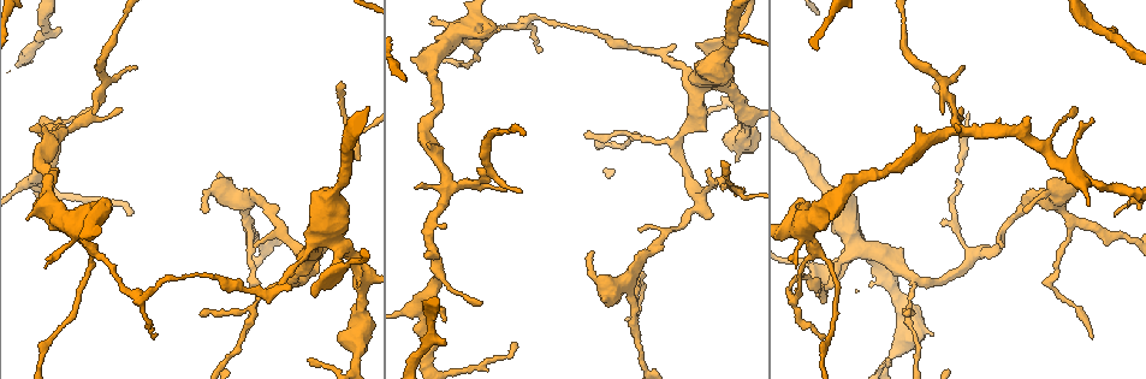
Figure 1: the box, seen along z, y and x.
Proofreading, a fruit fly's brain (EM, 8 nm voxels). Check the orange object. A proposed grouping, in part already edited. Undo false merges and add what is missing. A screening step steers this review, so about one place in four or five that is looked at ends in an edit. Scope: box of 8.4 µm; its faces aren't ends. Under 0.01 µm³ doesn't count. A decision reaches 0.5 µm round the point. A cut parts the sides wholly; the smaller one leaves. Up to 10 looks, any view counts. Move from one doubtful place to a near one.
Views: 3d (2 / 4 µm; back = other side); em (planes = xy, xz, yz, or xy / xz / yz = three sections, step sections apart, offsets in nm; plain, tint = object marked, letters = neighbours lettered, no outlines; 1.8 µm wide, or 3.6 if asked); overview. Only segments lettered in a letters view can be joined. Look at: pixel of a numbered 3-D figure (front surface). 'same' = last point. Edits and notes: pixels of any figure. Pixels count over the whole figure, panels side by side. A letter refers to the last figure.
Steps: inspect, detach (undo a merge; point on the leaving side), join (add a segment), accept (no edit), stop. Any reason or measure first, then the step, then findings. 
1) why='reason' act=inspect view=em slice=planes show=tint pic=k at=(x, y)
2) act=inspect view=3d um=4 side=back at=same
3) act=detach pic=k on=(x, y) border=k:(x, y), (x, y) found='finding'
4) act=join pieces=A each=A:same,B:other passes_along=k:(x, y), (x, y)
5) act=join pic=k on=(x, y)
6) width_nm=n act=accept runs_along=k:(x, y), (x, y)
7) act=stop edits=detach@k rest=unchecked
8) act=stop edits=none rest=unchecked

act=inspect view=em slice=planes show=plain pic=1 at=(1077, 176)

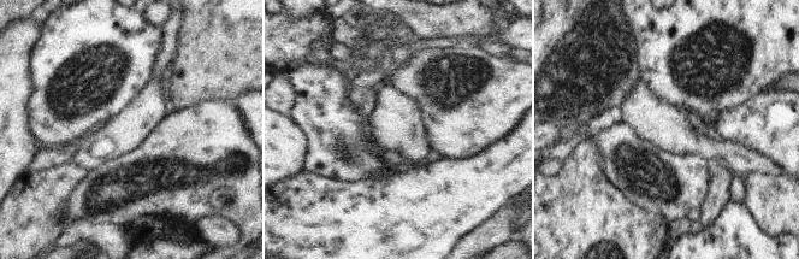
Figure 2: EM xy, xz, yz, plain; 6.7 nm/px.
act=inspect view=em slice=planes show=letters at=same

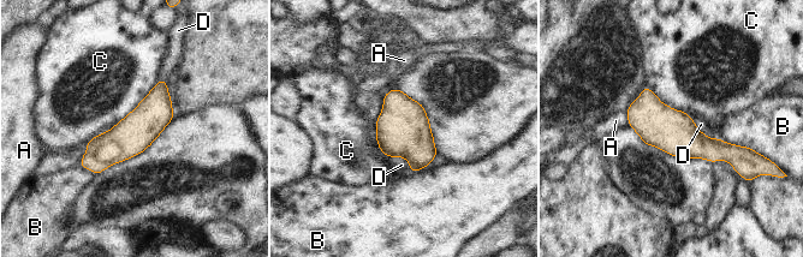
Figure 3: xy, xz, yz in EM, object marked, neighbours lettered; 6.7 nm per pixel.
width_nm=240 act=accept each=A:other,B:other,C:other,D:other border=3:(159, 81), (134, 109), (85, 143) found='continuous, no second neuron'

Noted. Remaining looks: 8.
why='thick turns thin' act=inspect view=em slice=xy step=4 show=tint pic=1 at=(739, 191)

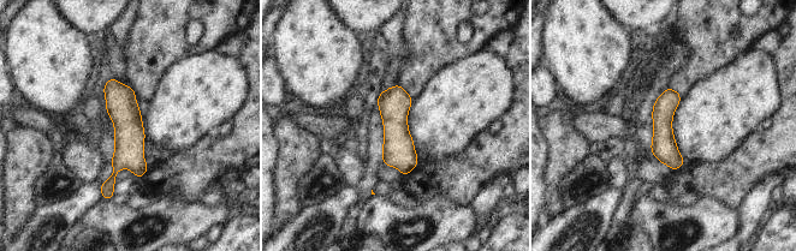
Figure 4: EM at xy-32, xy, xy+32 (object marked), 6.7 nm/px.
why='what lies round it' act=inspect view=em slice=xy step=4 show=letters at=same

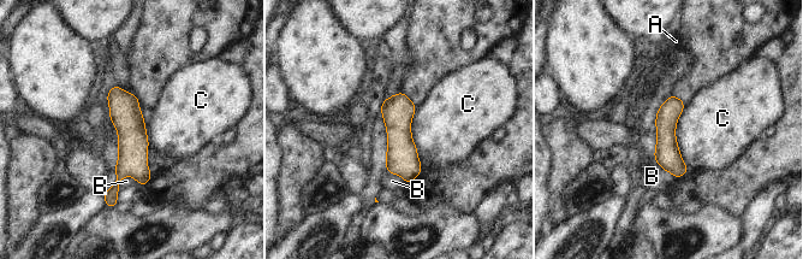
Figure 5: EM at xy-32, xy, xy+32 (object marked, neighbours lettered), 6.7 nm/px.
longest_contact=C:460nm act=accept each=A:other,B:other,C:other border=5:(684, 104), (676, 142), (689, 171) found='continuous, no second neuron'

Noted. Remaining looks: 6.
why='thin arm on a thick one' act=inspect view=3d um=4 pic=1 at=(332, 261)

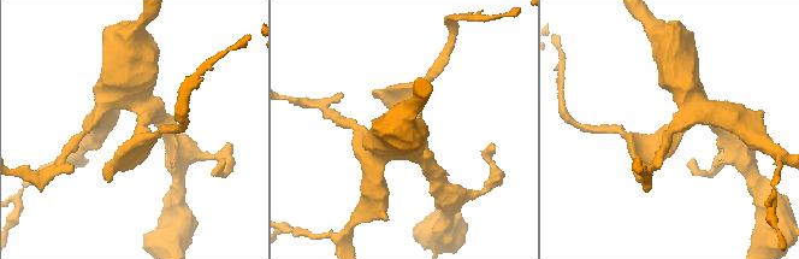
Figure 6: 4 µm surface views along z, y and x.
arms=3 act=inspect view=em slice=yz step=8 show=tint pic=6 at=(140, 129)

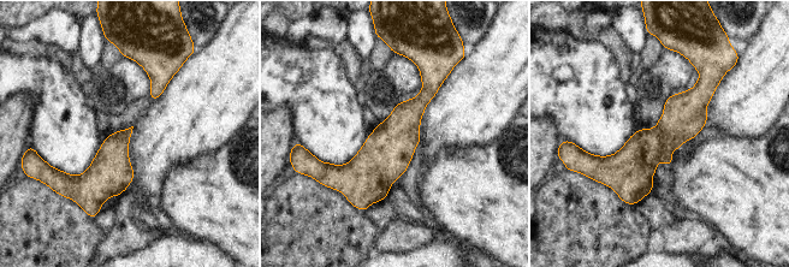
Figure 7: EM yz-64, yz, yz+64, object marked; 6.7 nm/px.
act=inspect view=em slice=yz step=8 show=letters at=same

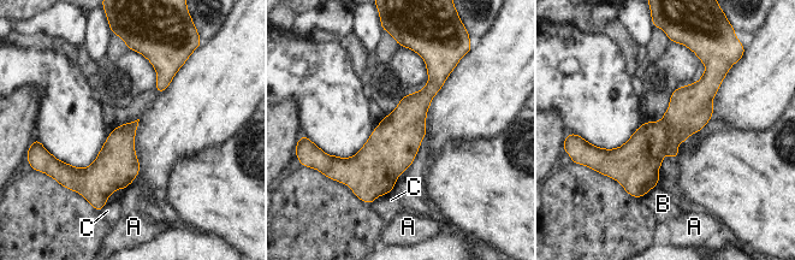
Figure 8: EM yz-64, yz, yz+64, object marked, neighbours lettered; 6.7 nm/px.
act=accept each=A:other,B:other,C:other runs_along=8:(438, 66), (433, 87), (363, 189) found='one neuron here'

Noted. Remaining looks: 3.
why='a narrow waist' act=inspect view=3d um=4 pic=1 at=(821, 363)

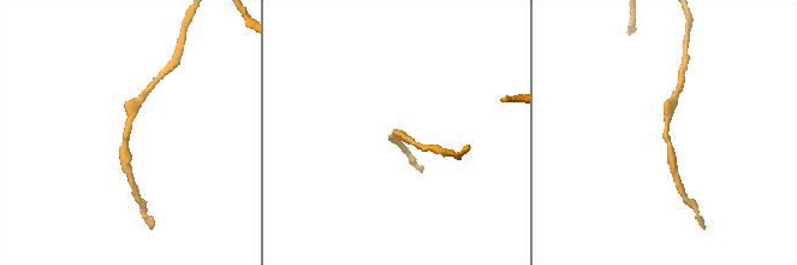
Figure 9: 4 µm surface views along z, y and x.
act=inspect view=em slice=planes show=letters pic=9 at=(668, 128)

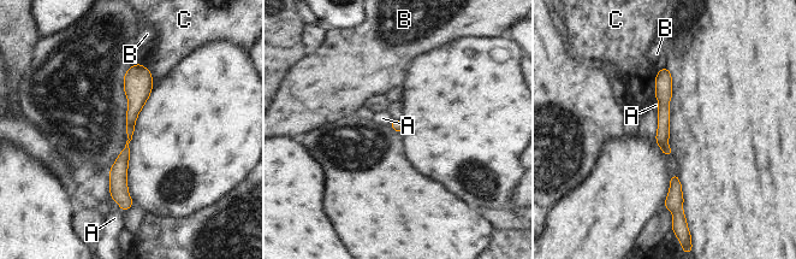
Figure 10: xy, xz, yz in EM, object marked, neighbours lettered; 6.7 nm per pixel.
width_nm=80 act=accept each=A:other,B:other,C:other runs_along=10:(137, 66), (120, 164), (123, 202) found='one neuron here'

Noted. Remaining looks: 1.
act=stop edits=none rest=unchecked

